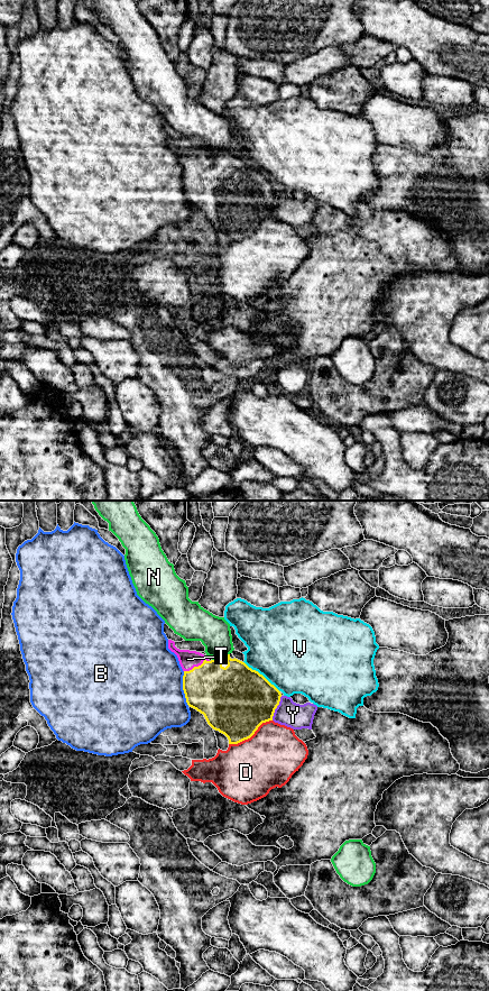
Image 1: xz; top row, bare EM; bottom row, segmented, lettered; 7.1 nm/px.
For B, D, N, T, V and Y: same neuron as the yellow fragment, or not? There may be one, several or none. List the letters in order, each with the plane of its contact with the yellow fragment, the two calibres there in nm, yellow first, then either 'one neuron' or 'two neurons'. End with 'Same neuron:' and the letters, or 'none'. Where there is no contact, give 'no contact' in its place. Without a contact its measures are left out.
B: meets yellow in xz; 380 nm thick on the yellow side, 500 nm on the other; two neurons
D: meets yellow in xz; 440 nm thick on the yellow side, 420 nm on the other; two neurons
N: meets yellow in xz; 380 nm thick on the yellow side, 240 nm on the other; two neurons
T: meets yellow in xz; 380 nm thick on the yellow side, 130 nm on the other; one neuron
V: meets yellow in xz; 480 nm thick on the yellow side, 500 nm on the other; two neurons
Y: meets yellow in xz; 440 nm thick on the yellow side, 180 nm on the other; two neurons
Same neuron: T

